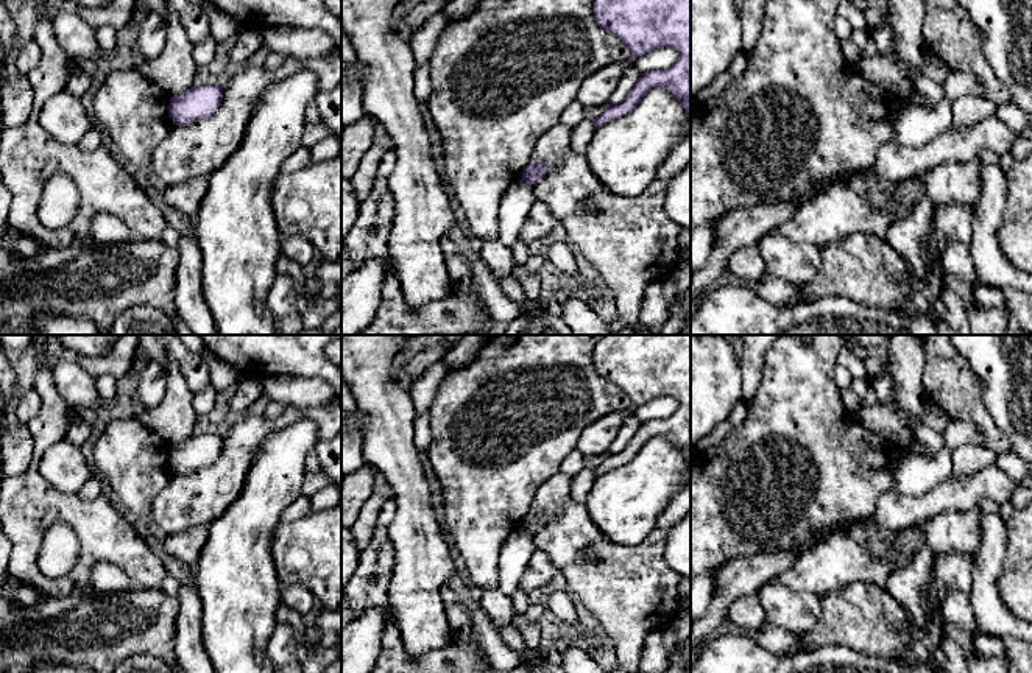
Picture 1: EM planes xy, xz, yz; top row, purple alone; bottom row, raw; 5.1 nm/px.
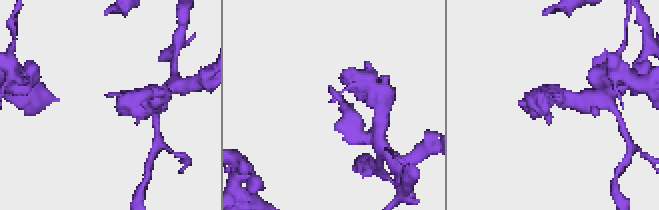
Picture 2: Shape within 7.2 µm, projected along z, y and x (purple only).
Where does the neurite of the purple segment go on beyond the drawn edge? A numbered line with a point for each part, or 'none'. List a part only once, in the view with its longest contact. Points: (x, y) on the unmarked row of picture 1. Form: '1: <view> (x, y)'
none

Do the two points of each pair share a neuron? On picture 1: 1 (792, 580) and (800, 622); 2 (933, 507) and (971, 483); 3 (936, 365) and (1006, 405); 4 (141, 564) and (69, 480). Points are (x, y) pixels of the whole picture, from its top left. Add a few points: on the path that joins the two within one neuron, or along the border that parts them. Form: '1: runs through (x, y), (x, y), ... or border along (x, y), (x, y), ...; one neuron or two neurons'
1: border along (772, 580), (798, 592), (811, 592), (820, 599); two neurons
2: runs through (942, 499), (962, 493); one neuron
3: border along (965, 359), (979, 380), (981, 401), (996, 426); two neurons
4: border along (42, 475), (53, 486), (75, 494); two neurons

